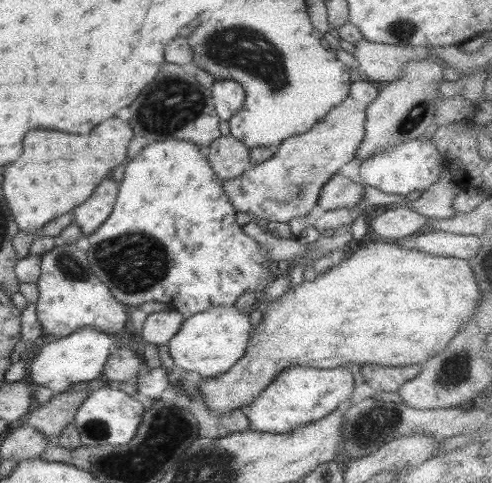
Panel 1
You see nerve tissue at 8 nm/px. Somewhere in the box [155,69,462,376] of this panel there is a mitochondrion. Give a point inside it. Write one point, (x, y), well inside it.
(411, 119)

